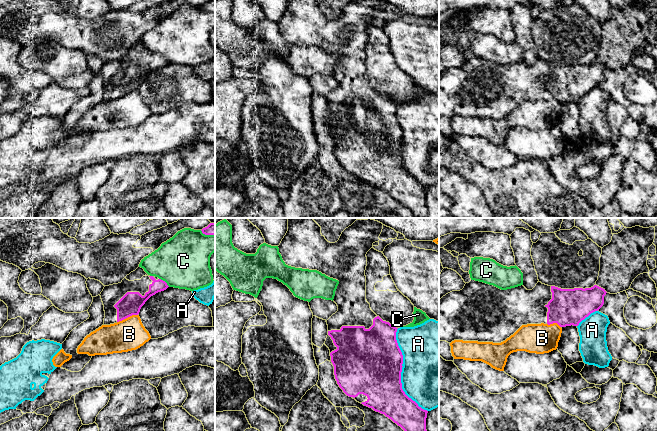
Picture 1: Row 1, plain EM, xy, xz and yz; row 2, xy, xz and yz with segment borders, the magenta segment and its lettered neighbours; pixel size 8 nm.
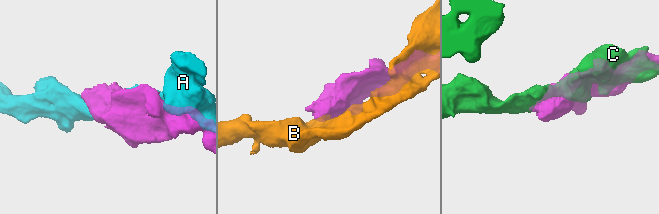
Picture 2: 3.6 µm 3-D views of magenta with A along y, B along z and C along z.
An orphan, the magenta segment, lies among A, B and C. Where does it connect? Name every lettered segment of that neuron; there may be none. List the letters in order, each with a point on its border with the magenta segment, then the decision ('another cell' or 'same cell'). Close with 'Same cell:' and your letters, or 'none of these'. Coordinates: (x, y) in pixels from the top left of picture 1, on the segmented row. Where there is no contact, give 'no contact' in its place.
A: meets magenta in xz at (401, 371); another cell
B: meets magenta in xy at (127, 317); another cell
C: meets magenta in xy at (164, 281); another cell
Same cell: none of these

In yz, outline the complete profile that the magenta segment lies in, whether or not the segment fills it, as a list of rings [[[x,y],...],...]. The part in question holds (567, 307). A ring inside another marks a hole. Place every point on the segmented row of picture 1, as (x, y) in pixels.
[[[471,280],[469,283],[466,283],[464,288],[460,291],[452,291],[445,296],[443,296],[439,300],[439,341],[446,341],[451,343],[454,340],[463,340],[463,341],[478,341],[478,342],[493,342],[493,343],[501,343],[513,335],[522,325],[527,324],[553,324],[557,323],[560,327],[566,326],[578,326],[579,323],[588,317],[591,313],[598,311],[604,304],[604,296],[606,295],[605,289],[594,285],[591,288],[574,288],[574,289],[561,289],[555,286],[548,286],[542,284],[538,281],[536,286],[532,290],[527,290],[523,285],[507,289],[501,290],[493,285],[489,285],[483,282]]]

